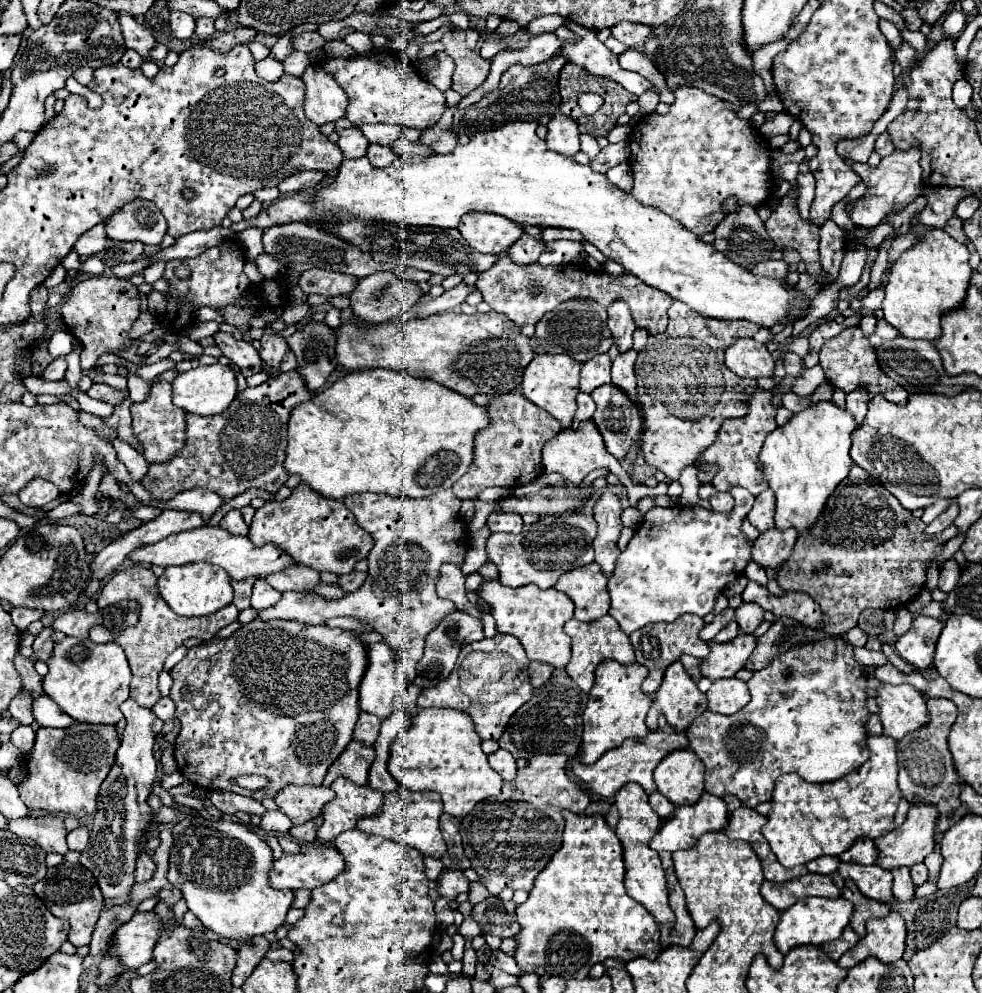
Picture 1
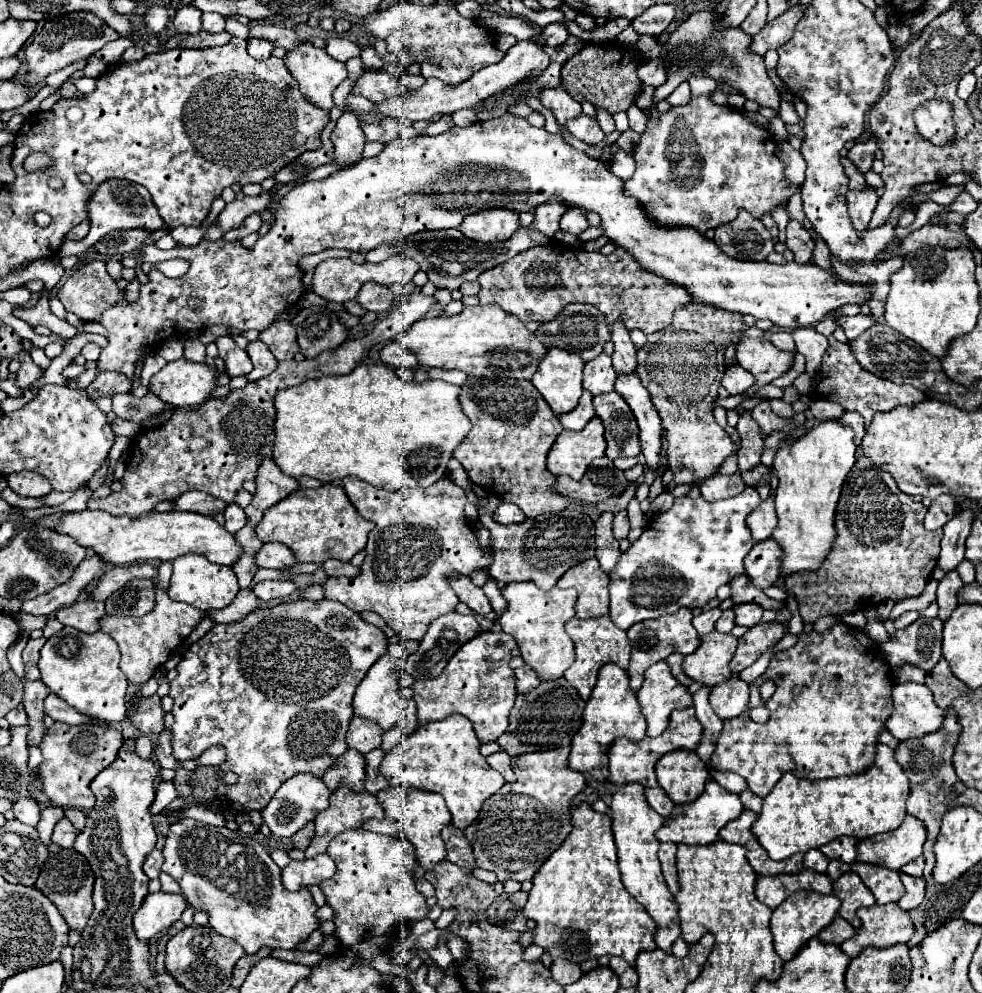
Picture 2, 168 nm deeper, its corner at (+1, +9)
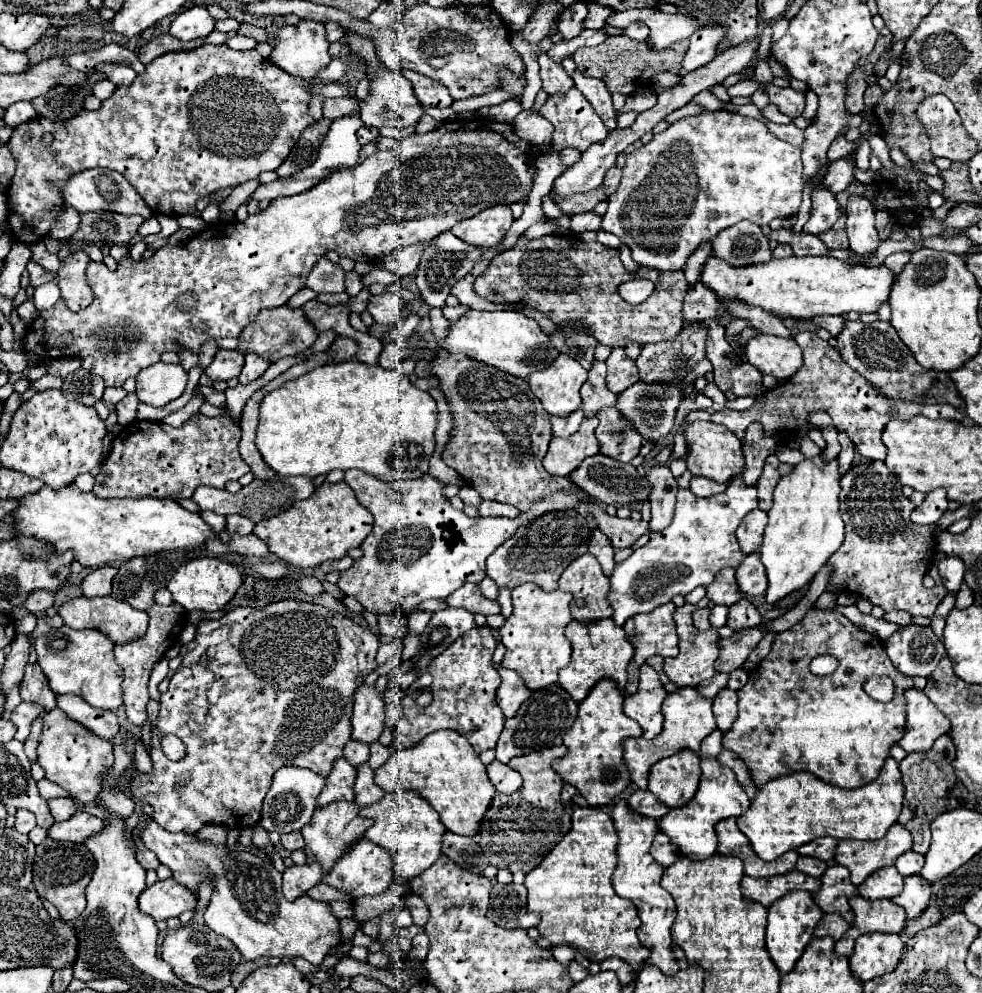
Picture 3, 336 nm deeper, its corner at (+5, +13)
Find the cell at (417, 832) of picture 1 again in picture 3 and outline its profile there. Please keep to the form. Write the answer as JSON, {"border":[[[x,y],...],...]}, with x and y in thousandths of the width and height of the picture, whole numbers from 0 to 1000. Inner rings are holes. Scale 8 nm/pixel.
{"border":[[[419,797],[394,799],[386,809],[370,813],[366,821],[382,827],[374,835],[372,843],[398,859],[402,867],[402,879],[406,885],[421,885],[447,865],[449,845],[453,835],[451,835],[451,829],[447,827],[445,817],[425,799],[419,799]]]}

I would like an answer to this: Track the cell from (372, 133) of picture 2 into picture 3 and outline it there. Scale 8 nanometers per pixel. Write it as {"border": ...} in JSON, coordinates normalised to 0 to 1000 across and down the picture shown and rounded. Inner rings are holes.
{"border":[[[351,31],[351,43],[357,49],[357,53],[370,61],[370,65],[374,67],[374,78],[378,82],[378,92],[376,92],[374,100],[368,104],[368,112],[366,112],[366,118],[370,120],[370,124],[376,128],[384,128],[384,130],[425,126],[425,122],[431,118],[431,108],[429,108],[427,100],[423,100],[419,82],[410,74],[398,72],[386,61],[378,39],[368,37],[366,33],[359,33],[359,31]]]}

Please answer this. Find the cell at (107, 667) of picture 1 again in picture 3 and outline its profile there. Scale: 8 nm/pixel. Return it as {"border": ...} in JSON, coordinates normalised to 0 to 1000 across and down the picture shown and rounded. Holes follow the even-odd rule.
{"border":[[[60,631],[56,635],[50,635],[42,639],[34,648],[38,656],[38,668],[44,674],[50,692],[56,700],[74,698],[85,702],[91,710],[101,714],[117,716],[123,708],[123,686],[125,686],[125,674],[119,670],[115,662],[115,648],[97,633],[85,633],[76,635],[72,631]]]}

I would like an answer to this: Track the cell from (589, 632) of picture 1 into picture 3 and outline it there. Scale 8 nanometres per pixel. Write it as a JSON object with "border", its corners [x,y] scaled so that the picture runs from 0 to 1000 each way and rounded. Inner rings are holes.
{"border":[[[612,623],[602,629],[594,629],[590,625],[584,625],[577,629],[575,639],[584,652],[581,668],[569,676],[569,690],[588,706],[592,708],[598,698],[610,688],[612,684],[624,684],[628,692],[634,696],[638,688],[638,670],[645,662],[645,652],[636,641],[636,635],[632,631],[626,631],[624,623]]]}

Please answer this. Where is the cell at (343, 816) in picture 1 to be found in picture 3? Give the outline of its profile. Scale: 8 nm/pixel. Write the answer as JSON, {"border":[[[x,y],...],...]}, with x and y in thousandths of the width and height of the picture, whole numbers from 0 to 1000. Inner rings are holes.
{"border":[[[357,807],[357,809],[337,809],[333,813],[325,813],[317,827],[313,829],[313,833],[307,835],[309,843],[311,843],[311,859],[313,859],[313,869],[325,869],[329,873],[331,879],[337,877],[337,871],[341,871],[349,857],[353,857],[353,853],[366,845],[370,845],[372,835],[378,833],[378,825],[370,825],[366,823],[366,813]]]}

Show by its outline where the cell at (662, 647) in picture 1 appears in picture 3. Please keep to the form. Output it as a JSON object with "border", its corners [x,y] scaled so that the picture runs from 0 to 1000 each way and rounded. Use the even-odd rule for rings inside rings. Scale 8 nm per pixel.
{"border":[[[677,607],[675,611],[669,611],[663,617],[651,617],[636,625],[634,633],[638,637],[638,644],[647,652],[647,660],[643,664],[641,672],[641,686],[638,686],[638,700],[645,700],[649,696],[649,684],[651,684],[651,672],[665,660],[671,662],[687,662],[691,658],[691,644],[687,637],[685,627],[685,607]]]}

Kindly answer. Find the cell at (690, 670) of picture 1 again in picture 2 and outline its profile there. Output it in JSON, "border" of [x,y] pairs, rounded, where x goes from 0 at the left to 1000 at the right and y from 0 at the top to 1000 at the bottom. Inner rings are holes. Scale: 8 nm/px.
{"border":[[[685,658],[685,660],[681,660],[677,666],[683,670],[683,678],[689,682],[691,688],[696,688],[698,692],[702,692],[702,690],[706,688],[706,684],[700,684],[700,680],[696,680],[696,674],[693,674],[693,670],[696,670],[696,660]]]}

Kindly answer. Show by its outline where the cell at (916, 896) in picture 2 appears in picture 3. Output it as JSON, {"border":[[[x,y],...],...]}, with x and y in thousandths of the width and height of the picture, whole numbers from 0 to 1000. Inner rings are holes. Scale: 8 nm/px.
{"border":[[[936,881],[922,883],[920,899],[909,903],[909,909],[918,911],[922,915],[924,925],[934,925],[940,921],[940,917],[948,909],[948,891]]]}

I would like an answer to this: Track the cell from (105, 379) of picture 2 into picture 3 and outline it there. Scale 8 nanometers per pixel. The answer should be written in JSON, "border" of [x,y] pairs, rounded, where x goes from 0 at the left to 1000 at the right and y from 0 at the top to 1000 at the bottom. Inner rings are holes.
{"border":[[[78,372],[70,380],[64,382],[62,394],[68,398],[68,402],[80,402],[80,406],[95,410],[107,394],[107,386],[103,380],[93,378],[87,372]]]}

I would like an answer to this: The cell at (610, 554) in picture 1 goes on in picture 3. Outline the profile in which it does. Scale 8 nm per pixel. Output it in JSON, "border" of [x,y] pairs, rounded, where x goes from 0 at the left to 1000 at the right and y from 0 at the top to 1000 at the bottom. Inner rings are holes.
{"border":[[[610,533],[604,535],[602,547],[600,547],[600,557],[608,561],[608,565],[610,565],[612,571],[614,571],[614,577],[616,577],[618,581],[622,581],[622,575],[624,575],[624,571],[626,571],[626,565],[624,565],[624,557],[626,557],[626,555],[624,555],[620,543],[618,543]]]}

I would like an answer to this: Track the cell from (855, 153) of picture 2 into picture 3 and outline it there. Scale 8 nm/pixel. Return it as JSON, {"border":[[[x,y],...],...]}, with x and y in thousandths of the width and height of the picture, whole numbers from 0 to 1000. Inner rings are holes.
{"border":[[[869,156],[860,158],[860,160],[854,160],[850,164],[846,164],[838,184],[842,184],[842,190],[844,192],[850,192],[850,194],[856,194],[865,188],[865,184],[871,180],[869,176],[869,170],[871,170],[871,162],[869,162]]]}

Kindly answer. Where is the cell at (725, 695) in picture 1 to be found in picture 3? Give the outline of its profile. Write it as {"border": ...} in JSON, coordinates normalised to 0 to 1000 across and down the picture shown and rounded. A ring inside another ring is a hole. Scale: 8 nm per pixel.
{"border":[[[736,694],[726,704],[726,718],[730,724],[730,734],[734,738],[740,738],[744,734],[744,728],[748,726],[748,720],[751,720],[751,696]]]}

